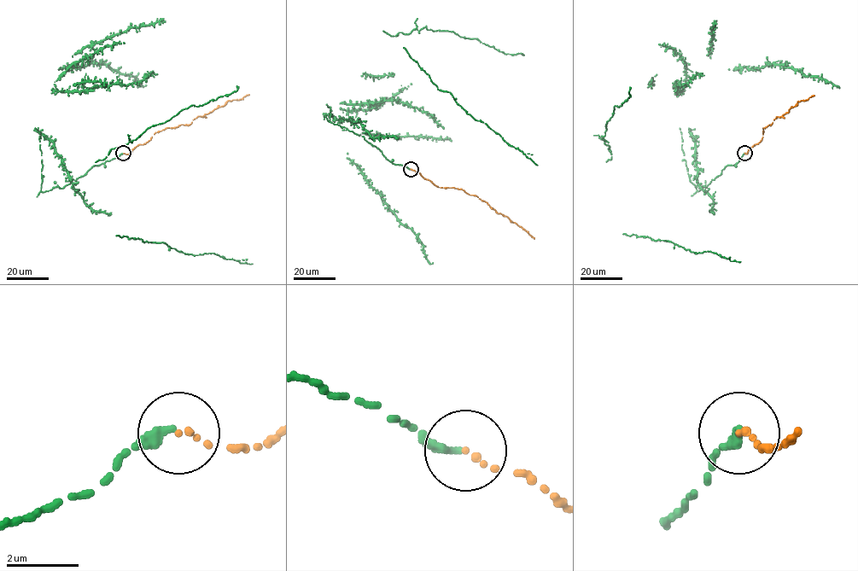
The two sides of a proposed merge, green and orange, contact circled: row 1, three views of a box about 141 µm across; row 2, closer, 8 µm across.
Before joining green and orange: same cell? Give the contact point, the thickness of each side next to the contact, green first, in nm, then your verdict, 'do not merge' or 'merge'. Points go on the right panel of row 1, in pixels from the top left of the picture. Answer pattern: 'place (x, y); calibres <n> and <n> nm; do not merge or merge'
place (744, 153); calibres 280 and 140 nm; merge

